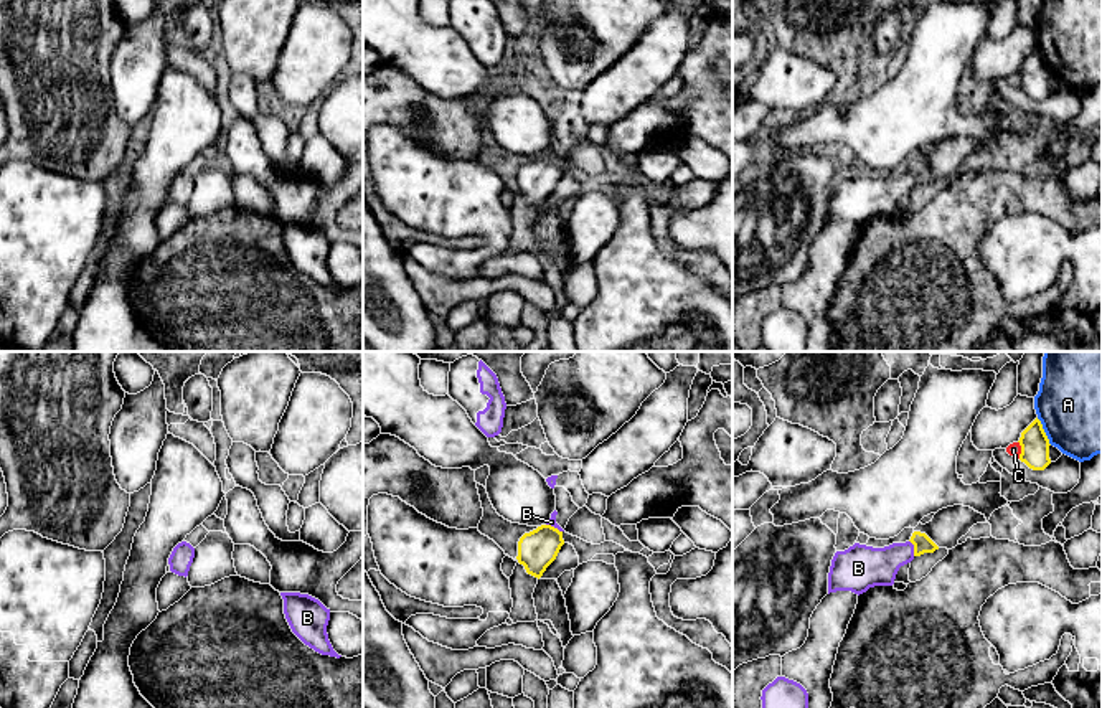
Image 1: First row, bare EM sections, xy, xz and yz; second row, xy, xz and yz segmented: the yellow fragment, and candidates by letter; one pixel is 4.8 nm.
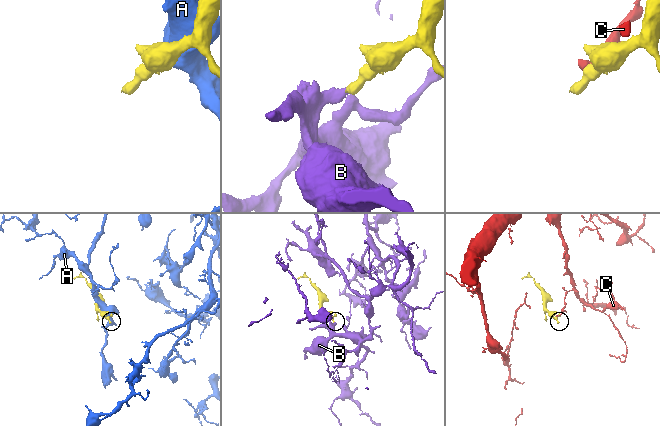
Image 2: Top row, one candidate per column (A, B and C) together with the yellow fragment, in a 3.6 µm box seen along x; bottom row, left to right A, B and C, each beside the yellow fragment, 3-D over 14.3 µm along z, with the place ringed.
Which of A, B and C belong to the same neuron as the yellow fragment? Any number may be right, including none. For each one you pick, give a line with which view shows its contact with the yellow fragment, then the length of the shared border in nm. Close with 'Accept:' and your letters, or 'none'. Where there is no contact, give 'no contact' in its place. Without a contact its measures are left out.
B: yz | 80 nm
Accept: B

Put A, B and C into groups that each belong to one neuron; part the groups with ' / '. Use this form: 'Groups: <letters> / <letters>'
Groups: A / B / C

